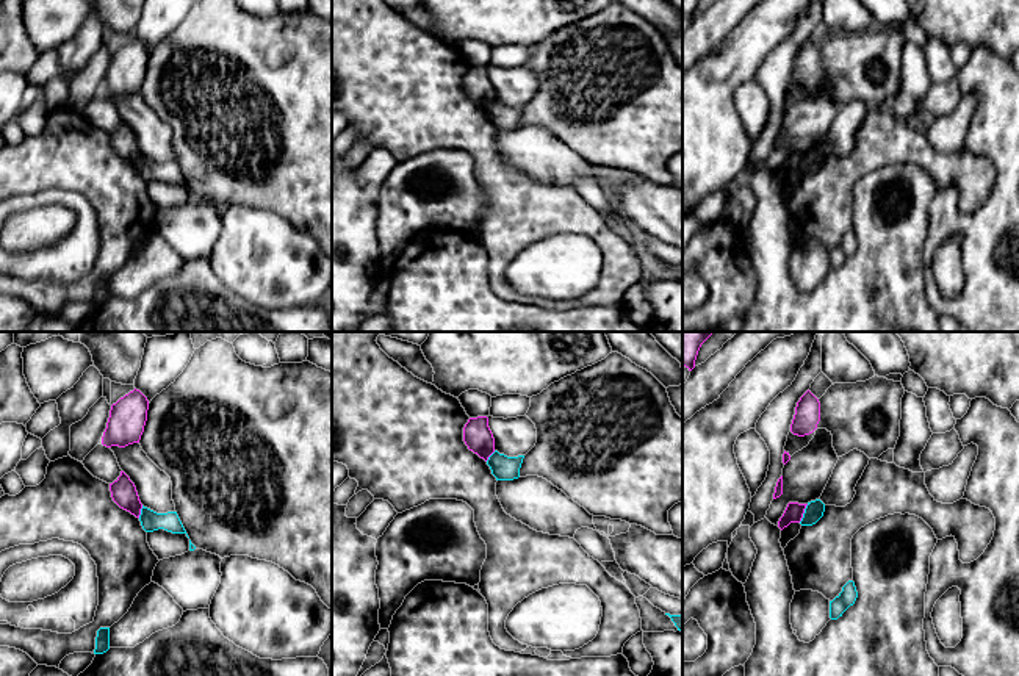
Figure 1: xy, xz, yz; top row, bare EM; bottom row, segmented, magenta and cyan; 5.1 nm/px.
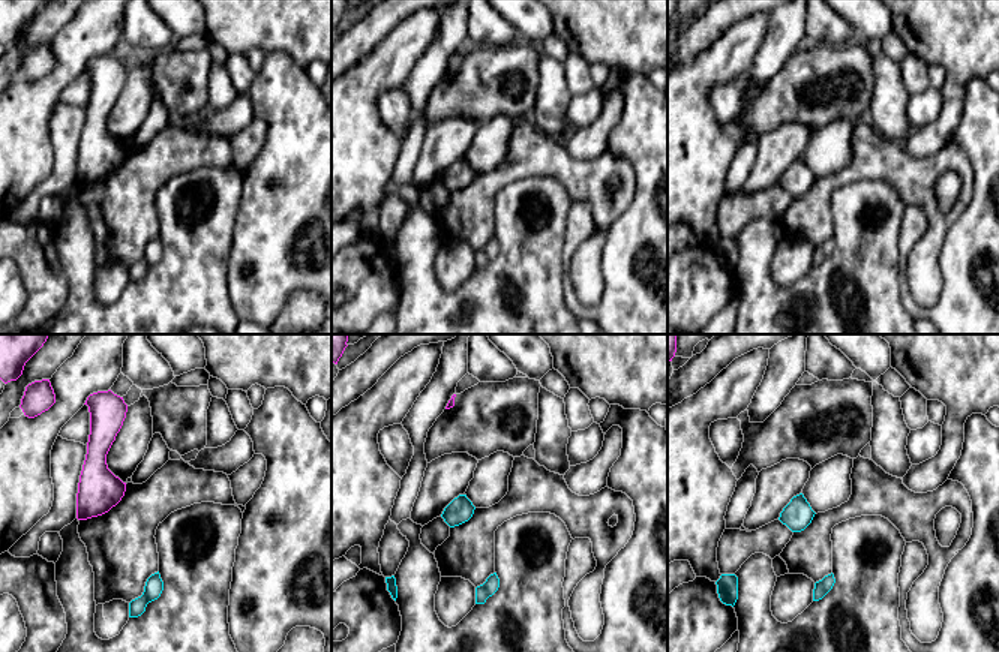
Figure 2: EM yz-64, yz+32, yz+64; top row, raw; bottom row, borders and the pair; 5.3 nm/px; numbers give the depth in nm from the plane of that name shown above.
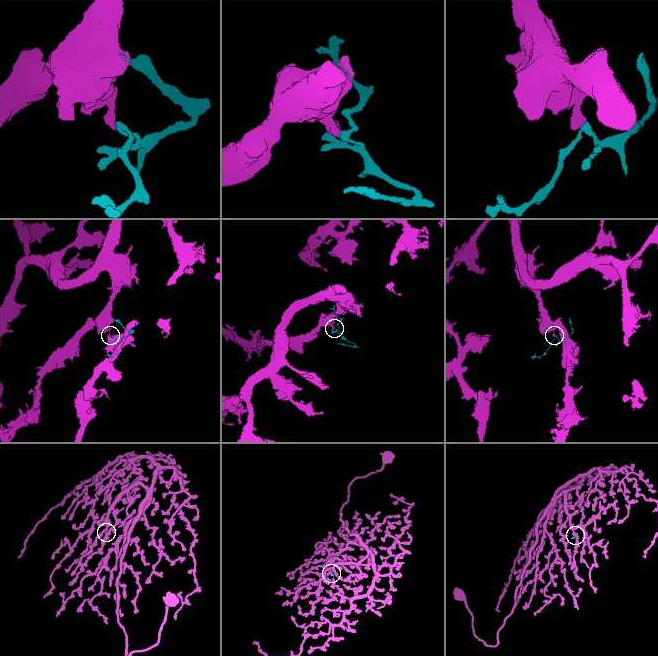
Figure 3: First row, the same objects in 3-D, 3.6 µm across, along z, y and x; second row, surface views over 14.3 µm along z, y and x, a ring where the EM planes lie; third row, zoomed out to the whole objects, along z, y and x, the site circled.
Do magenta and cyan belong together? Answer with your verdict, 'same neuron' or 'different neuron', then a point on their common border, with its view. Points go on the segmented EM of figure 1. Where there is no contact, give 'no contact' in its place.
different neuron; meets magenta in yz at (803, 512)

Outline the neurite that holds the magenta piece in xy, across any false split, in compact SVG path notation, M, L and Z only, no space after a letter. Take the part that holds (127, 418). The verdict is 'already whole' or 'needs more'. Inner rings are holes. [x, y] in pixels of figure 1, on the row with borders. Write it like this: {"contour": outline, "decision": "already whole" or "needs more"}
{"contour": "M136 388L121 397L111 405L102 444L125 448L139 443L147 421L147 410L147 397Z", "decision": "already whole"}

